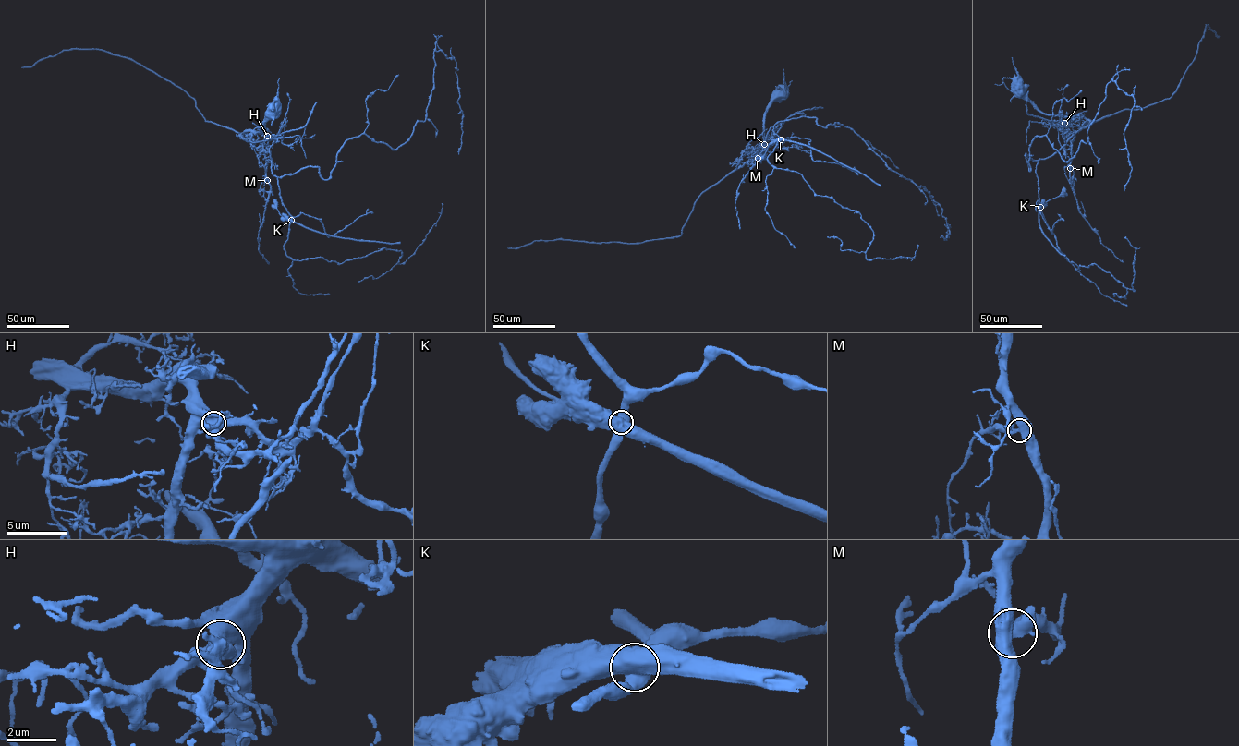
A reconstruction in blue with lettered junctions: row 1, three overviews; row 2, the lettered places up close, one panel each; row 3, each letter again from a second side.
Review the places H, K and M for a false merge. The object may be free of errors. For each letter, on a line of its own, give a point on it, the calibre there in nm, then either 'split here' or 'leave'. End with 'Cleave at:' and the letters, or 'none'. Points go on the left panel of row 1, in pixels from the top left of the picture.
H: (267, 136) | 650 nm | leave
K: (291, 220) | 650 nm | split here
M: (267, 180) | 440 nm | leave
Cleave at: K

